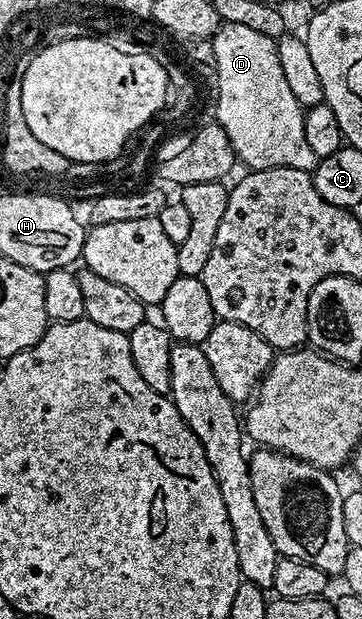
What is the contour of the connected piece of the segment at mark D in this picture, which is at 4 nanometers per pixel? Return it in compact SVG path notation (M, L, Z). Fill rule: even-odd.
M224 23L220 27L219 33L213 38L215 45L215 66L213 75L219 79L219 101L215 104L215 112L217 122L225 130L225 134L229 134L229 142L233 146L236 157L240 161L243 160L251 170L260 168L301 168L304 170L314 169L317 158L313 154L313 150L309 150L309 146L305 142L305 130L303 129L303 113L304 109L300 108L297 98L293 98L293 93L290 92L289 86L285 83L285 73L281 71L281 62L277 58L277 50L275 49L276 41L270 40L265 34L257 34L257 30L249 30L249 26L237 26L236 24Z

